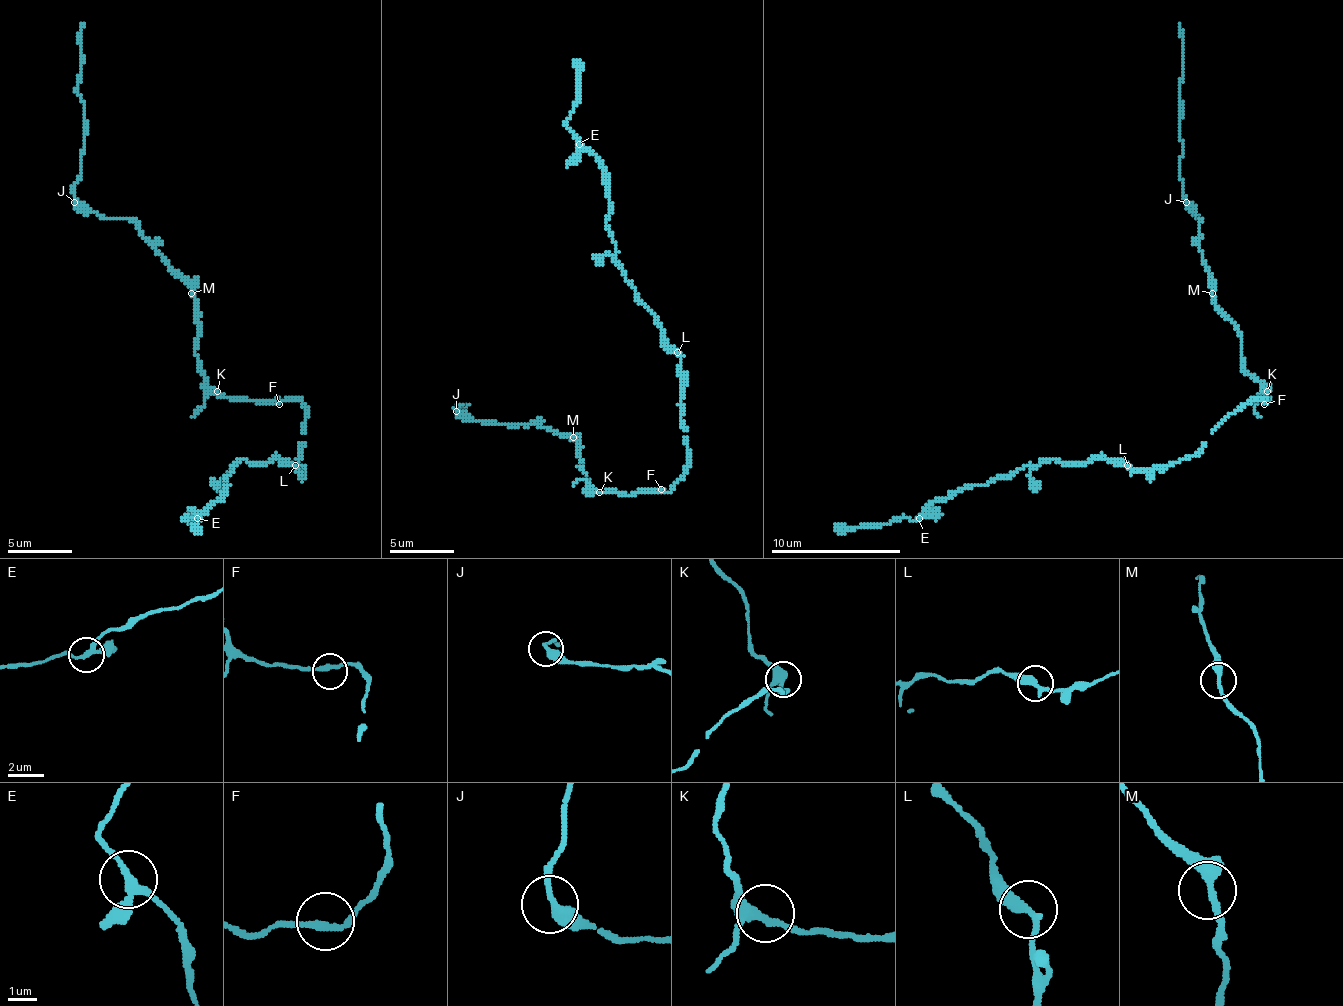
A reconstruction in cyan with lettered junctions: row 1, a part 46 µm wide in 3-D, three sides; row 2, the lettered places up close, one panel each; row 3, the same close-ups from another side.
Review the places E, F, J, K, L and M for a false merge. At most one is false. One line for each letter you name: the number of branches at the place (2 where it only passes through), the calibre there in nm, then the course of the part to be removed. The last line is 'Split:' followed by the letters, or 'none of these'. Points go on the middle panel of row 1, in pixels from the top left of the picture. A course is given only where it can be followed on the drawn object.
Split: none of these

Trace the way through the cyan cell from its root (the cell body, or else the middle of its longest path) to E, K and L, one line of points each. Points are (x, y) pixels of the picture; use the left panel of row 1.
E: (279, 400), (299, 400), (305, 407), (299, 469), (282, 459), (243, 459), (224, 478), (227, 491), (198, 517)
K: (279, 400), (237, 400), (224, 397), (217, 391)
L: (279, 400), (299, 400), (305, 407), (299, 469), (295, 465)

